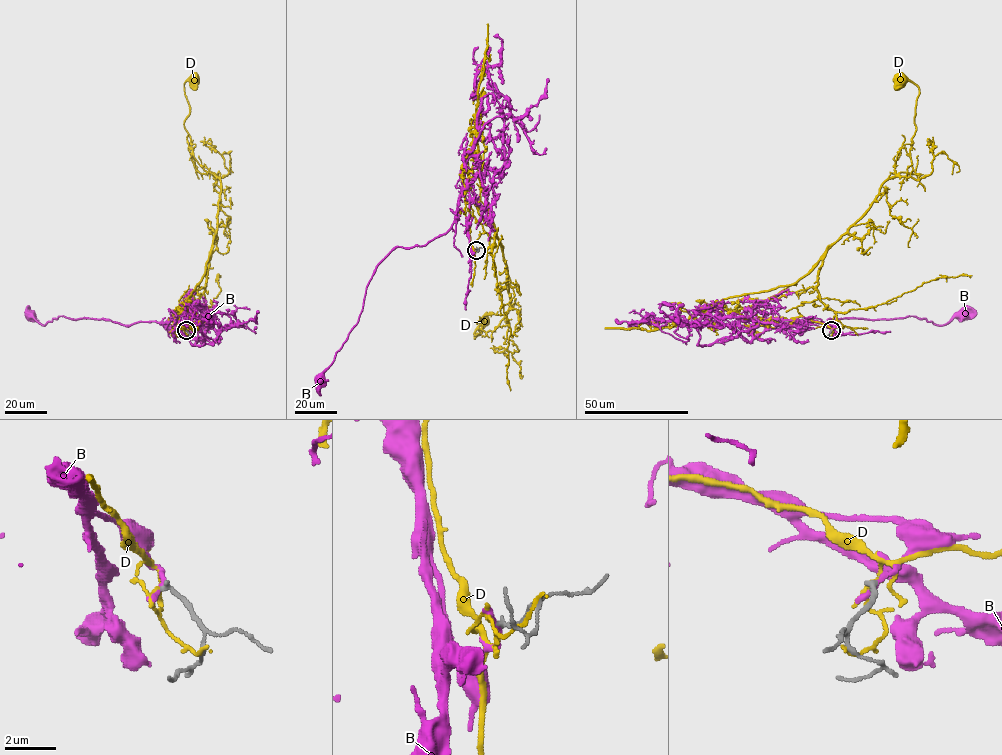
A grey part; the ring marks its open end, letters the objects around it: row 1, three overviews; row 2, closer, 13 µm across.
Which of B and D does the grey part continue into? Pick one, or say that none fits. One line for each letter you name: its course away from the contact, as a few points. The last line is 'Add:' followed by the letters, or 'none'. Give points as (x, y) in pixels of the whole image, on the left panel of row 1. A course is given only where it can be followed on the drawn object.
Add: none

